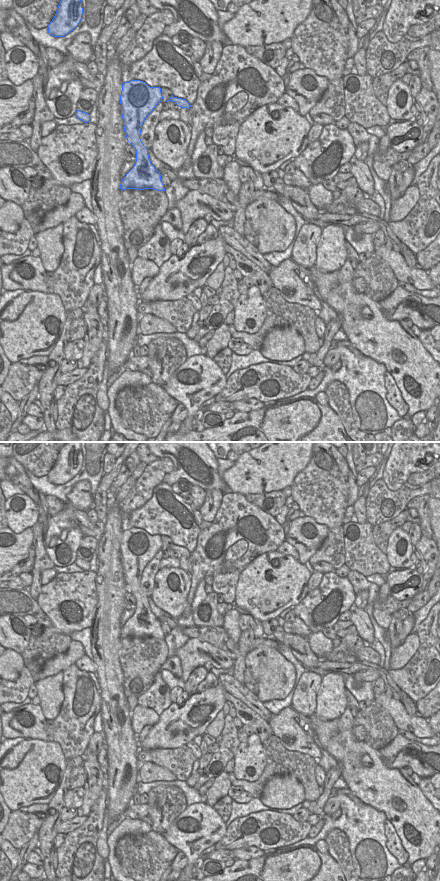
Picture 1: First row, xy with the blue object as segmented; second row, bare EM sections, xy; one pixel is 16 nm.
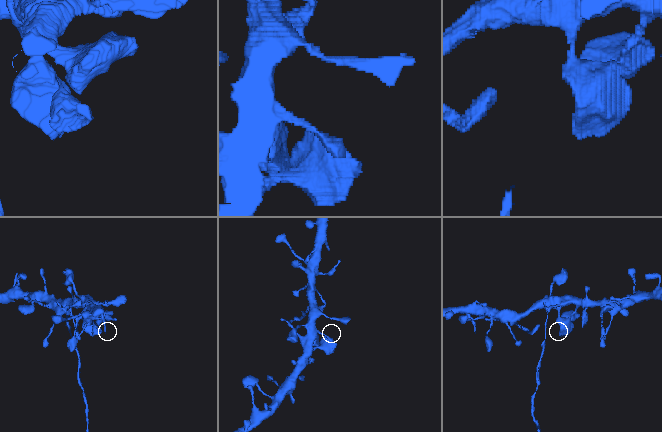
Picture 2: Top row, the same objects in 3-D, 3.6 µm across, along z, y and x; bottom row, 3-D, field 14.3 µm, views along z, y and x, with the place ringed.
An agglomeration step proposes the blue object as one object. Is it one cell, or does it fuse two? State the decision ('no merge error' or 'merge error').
merge error

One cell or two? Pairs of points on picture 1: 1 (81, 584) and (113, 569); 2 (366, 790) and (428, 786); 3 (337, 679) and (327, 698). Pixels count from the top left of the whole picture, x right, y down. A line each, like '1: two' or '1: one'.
1: two
2: two
3: one

